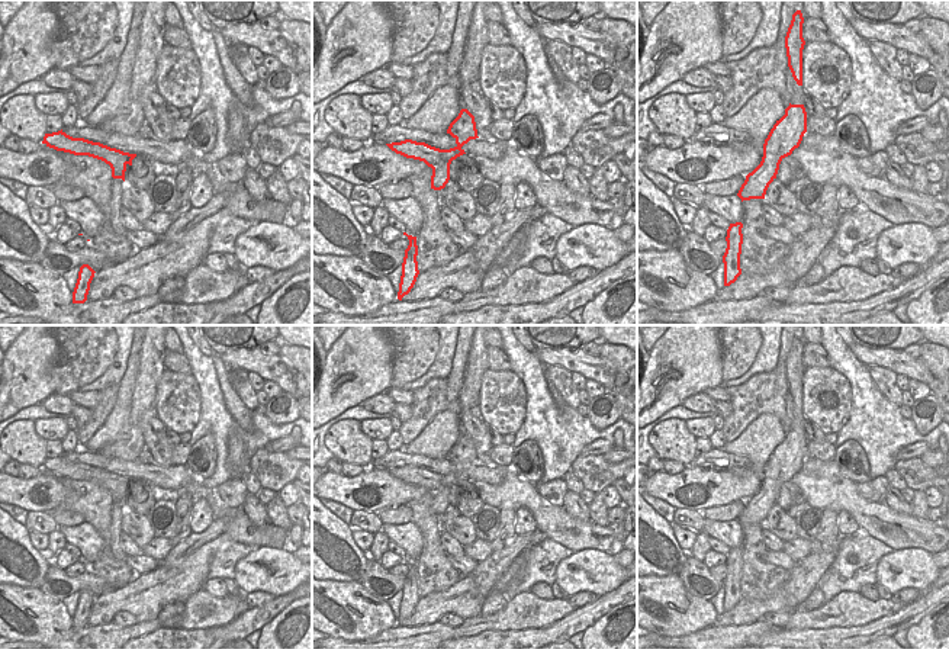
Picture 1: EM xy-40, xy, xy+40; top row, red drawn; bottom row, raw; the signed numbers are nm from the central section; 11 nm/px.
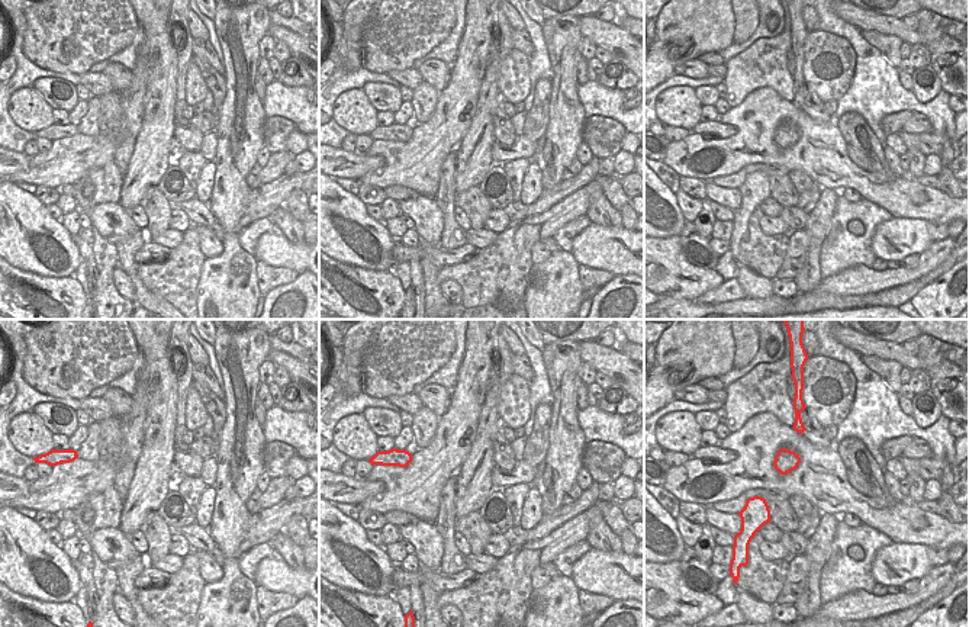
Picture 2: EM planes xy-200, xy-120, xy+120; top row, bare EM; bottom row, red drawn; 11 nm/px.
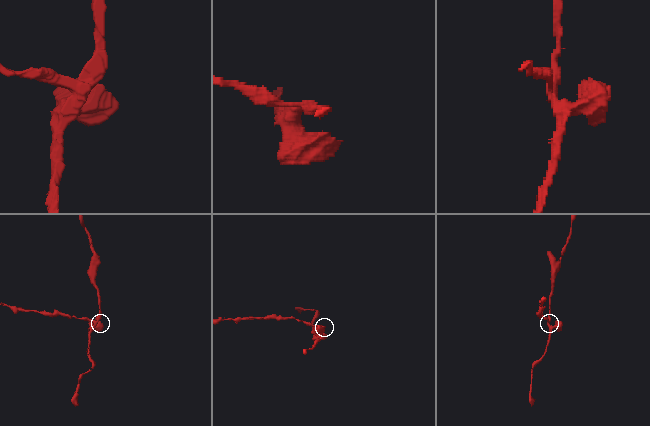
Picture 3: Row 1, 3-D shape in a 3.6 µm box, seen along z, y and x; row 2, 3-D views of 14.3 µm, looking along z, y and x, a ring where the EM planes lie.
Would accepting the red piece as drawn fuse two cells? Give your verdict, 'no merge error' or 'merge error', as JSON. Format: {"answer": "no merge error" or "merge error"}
{"answer": "merge error"}

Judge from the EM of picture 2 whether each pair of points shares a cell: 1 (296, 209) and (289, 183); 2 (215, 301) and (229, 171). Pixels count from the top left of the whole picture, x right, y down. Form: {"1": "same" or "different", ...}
{"1": "different", "2": "same"}

